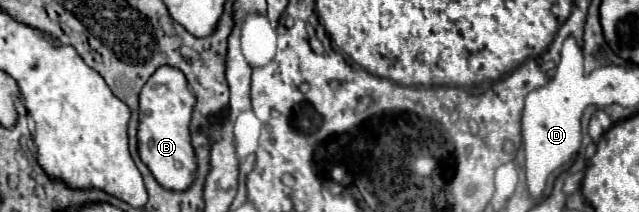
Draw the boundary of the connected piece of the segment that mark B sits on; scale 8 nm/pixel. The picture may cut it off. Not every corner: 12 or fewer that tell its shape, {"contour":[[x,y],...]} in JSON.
{"contour":[[160,66],[140,92],[140,158],[166,190],[198,168],[196,96]]}

